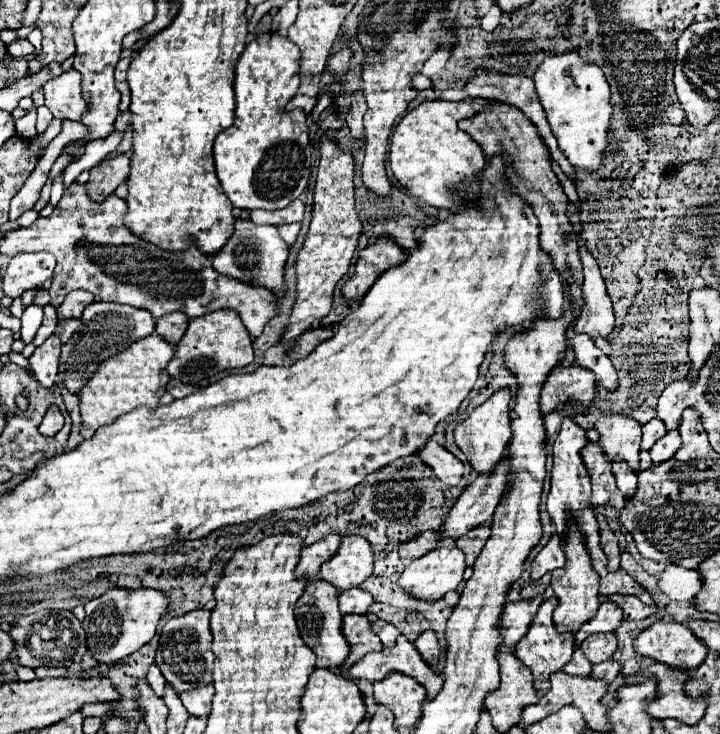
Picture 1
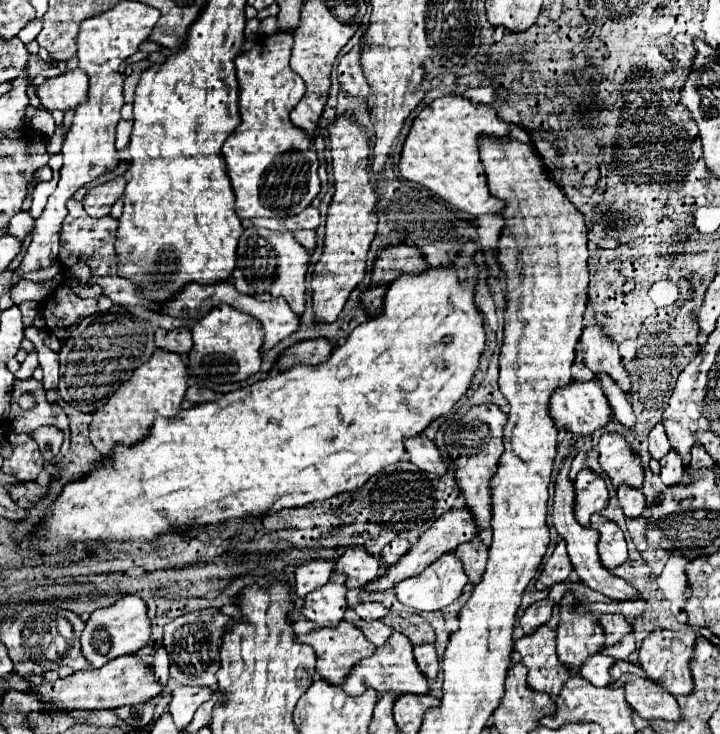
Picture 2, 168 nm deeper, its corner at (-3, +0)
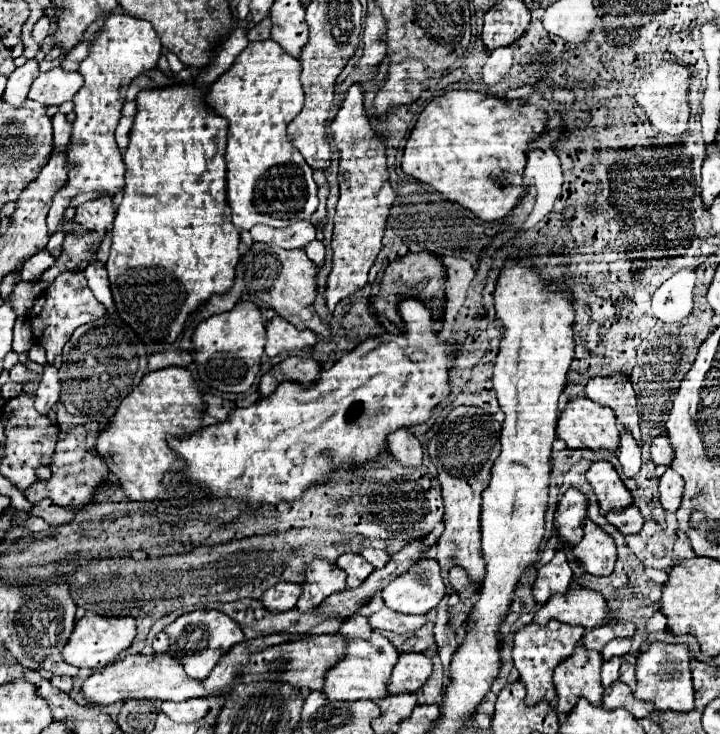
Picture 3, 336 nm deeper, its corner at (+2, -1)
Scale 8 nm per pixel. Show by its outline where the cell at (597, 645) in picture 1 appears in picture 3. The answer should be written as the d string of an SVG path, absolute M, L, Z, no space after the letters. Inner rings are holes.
M613 640L601 650L601 656L603 660L611 660L613 656L623 656L629 650L631 650L631 640Z

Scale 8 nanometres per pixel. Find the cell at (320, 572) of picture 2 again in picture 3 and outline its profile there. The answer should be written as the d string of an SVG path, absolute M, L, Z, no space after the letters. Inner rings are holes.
M279 582L273 588L269 588L261 602L267 610L273 612L281 612L281 610L291 610L295 608L299 596L301 596L301 588L303 584L293 584L293 582Z

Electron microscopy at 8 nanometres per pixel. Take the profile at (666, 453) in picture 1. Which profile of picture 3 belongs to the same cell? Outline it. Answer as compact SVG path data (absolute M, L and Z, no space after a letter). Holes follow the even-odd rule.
M667 468L665 474L659 478L659 494L663 508L675 512L683 496L683 478L677 476L677 472L673 472L671 468Z

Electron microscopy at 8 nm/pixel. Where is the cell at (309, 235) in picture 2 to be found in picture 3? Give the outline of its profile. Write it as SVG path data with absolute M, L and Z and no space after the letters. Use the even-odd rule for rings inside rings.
M319 240L309 242L309 244L305 246L305 252L307 252L307 256L309 256L309 260L311 260L311 262L315 262L317 266L321 266L321 264L323 264L323 258L325 258L325 248L323 248L323 244L321 244Z

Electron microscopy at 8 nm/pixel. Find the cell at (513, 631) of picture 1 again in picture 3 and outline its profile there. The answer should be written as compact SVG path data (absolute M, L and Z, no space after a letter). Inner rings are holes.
M569 588L569 592L561 596L551 596L537 612L533 622L545 626L549 618L565 622L565 624L579 624L583 628L597 628L609 620L613 614L605 604L603 594L589 590L589 588Z

